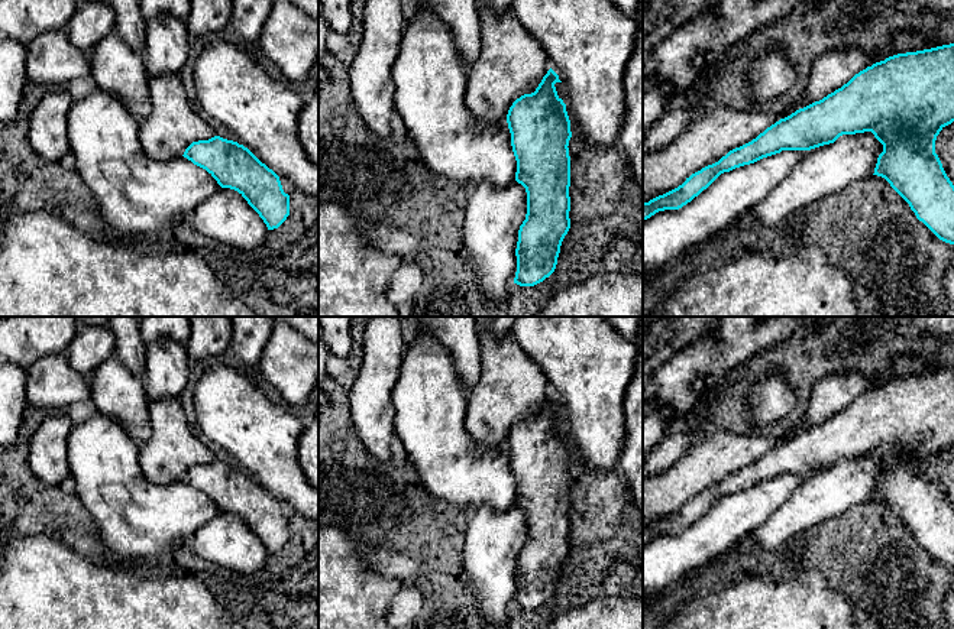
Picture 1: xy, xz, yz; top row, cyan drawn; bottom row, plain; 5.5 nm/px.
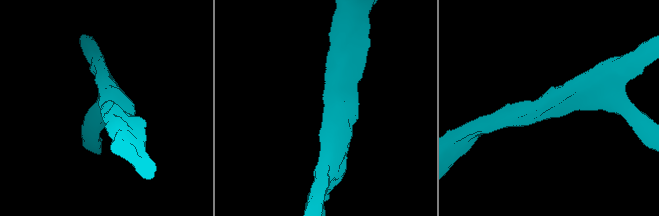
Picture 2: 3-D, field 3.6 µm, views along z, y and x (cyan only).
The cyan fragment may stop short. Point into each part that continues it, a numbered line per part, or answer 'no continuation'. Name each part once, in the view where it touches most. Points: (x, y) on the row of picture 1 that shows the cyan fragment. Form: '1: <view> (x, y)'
no continuation

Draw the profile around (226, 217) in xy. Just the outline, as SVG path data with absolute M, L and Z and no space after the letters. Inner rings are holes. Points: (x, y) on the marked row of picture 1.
M220 187L191 217L204 237L245 252L263 244L269 231L242 194L230 188Z

